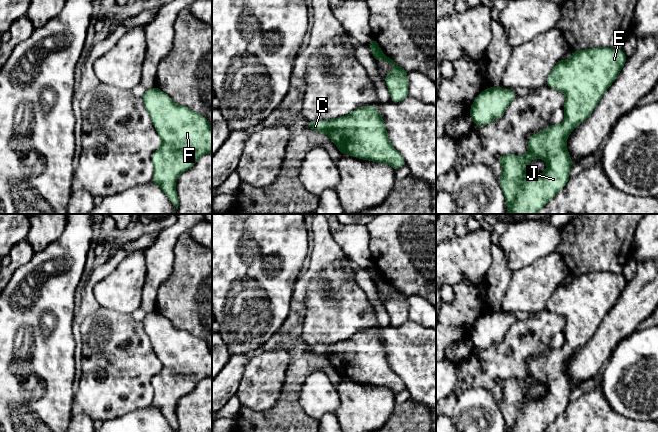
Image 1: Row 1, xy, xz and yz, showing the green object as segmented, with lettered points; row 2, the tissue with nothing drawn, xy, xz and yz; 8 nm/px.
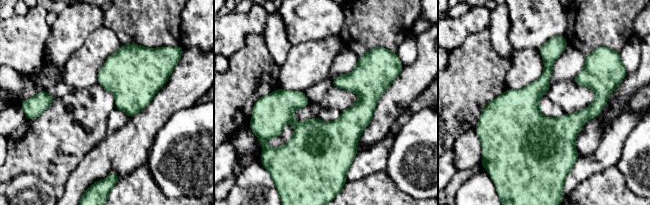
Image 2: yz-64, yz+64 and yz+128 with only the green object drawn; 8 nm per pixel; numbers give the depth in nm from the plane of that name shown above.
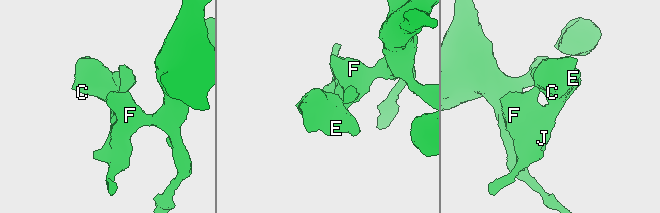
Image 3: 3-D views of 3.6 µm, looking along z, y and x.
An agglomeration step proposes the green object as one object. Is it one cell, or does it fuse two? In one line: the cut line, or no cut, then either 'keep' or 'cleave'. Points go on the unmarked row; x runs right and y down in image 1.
no cut | keep

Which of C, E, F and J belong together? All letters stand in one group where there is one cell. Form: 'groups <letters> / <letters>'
groups C E F J

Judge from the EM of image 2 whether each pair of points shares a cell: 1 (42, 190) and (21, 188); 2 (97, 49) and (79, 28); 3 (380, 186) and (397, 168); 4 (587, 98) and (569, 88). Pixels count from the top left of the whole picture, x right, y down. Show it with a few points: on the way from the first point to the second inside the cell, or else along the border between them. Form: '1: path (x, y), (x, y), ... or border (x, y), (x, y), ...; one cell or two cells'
1: path (37, 190), (26, 190); one cell
2: border (103, 24), (71, 54); two cells
3: border (385, 169), (392, 181), (406, 193); two cells
4: path (583, 97), (578, 97), (573, 92); one cell

